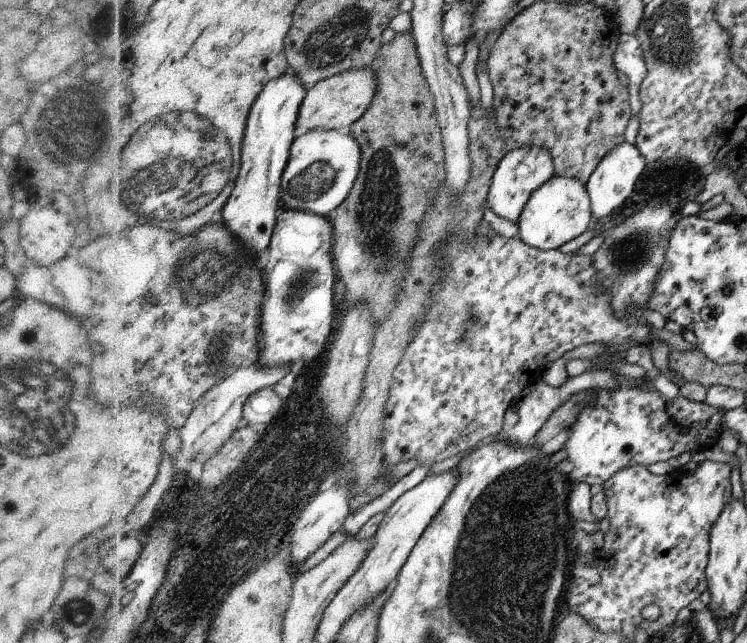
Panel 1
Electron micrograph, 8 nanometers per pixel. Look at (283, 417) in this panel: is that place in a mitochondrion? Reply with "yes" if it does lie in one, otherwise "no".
no

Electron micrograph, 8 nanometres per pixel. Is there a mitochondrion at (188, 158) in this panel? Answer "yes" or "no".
yes

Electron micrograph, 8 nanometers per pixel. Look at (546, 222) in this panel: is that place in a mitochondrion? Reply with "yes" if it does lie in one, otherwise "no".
no

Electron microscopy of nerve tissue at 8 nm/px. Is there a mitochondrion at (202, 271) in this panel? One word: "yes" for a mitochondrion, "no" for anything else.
yes

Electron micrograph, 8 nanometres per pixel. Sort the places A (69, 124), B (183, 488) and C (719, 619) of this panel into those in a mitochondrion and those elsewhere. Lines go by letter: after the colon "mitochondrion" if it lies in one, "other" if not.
A: mitochondrion
B: other
C: other

